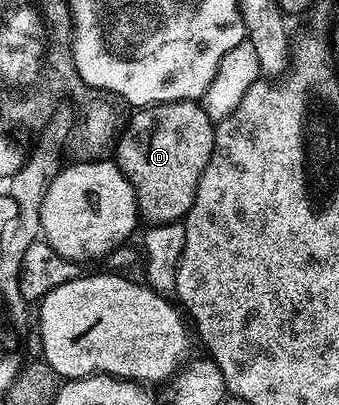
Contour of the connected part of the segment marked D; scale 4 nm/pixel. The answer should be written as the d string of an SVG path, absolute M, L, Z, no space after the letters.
M196 101L159 102L136 111L117 142L115 161L137 197L137 212L149 224L180 223L195 200L203 168L211 160L214 123Z

